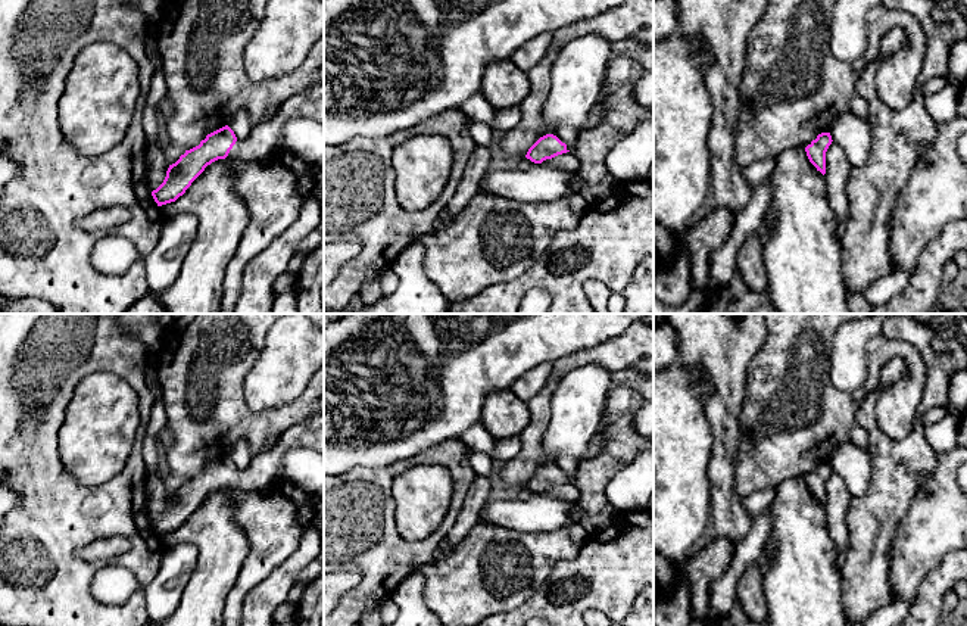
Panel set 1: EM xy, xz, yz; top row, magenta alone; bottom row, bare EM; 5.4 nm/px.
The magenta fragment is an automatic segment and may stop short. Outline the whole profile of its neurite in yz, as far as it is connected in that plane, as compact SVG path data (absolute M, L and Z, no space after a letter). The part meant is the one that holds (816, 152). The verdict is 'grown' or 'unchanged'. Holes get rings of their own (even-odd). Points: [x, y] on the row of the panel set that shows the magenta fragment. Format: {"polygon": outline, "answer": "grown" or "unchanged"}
{"polygon": "M821 133L812 140L807 147L807 156L810 162L820 171L823 175L826 174L826 152L832 144L830 133Z", "answer": "unchanged"}

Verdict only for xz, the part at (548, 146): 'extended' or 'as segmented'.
extended

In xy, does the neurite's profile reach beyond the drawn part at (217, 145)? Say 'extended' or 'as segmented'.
extended

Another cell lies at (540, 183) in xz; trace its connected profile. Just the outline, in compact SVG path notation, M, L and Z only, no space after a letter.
M542 163L530 169L487 169L478 193L508 197L524 203L553 202L578 194L583 180L578 171L565 171Z

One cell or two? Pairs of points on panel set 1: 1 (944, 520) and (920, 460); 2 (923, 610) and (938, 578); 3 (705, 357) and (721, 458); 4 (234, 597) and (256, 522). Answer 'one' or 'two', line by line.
1: two
2: one
3: one
4: one

